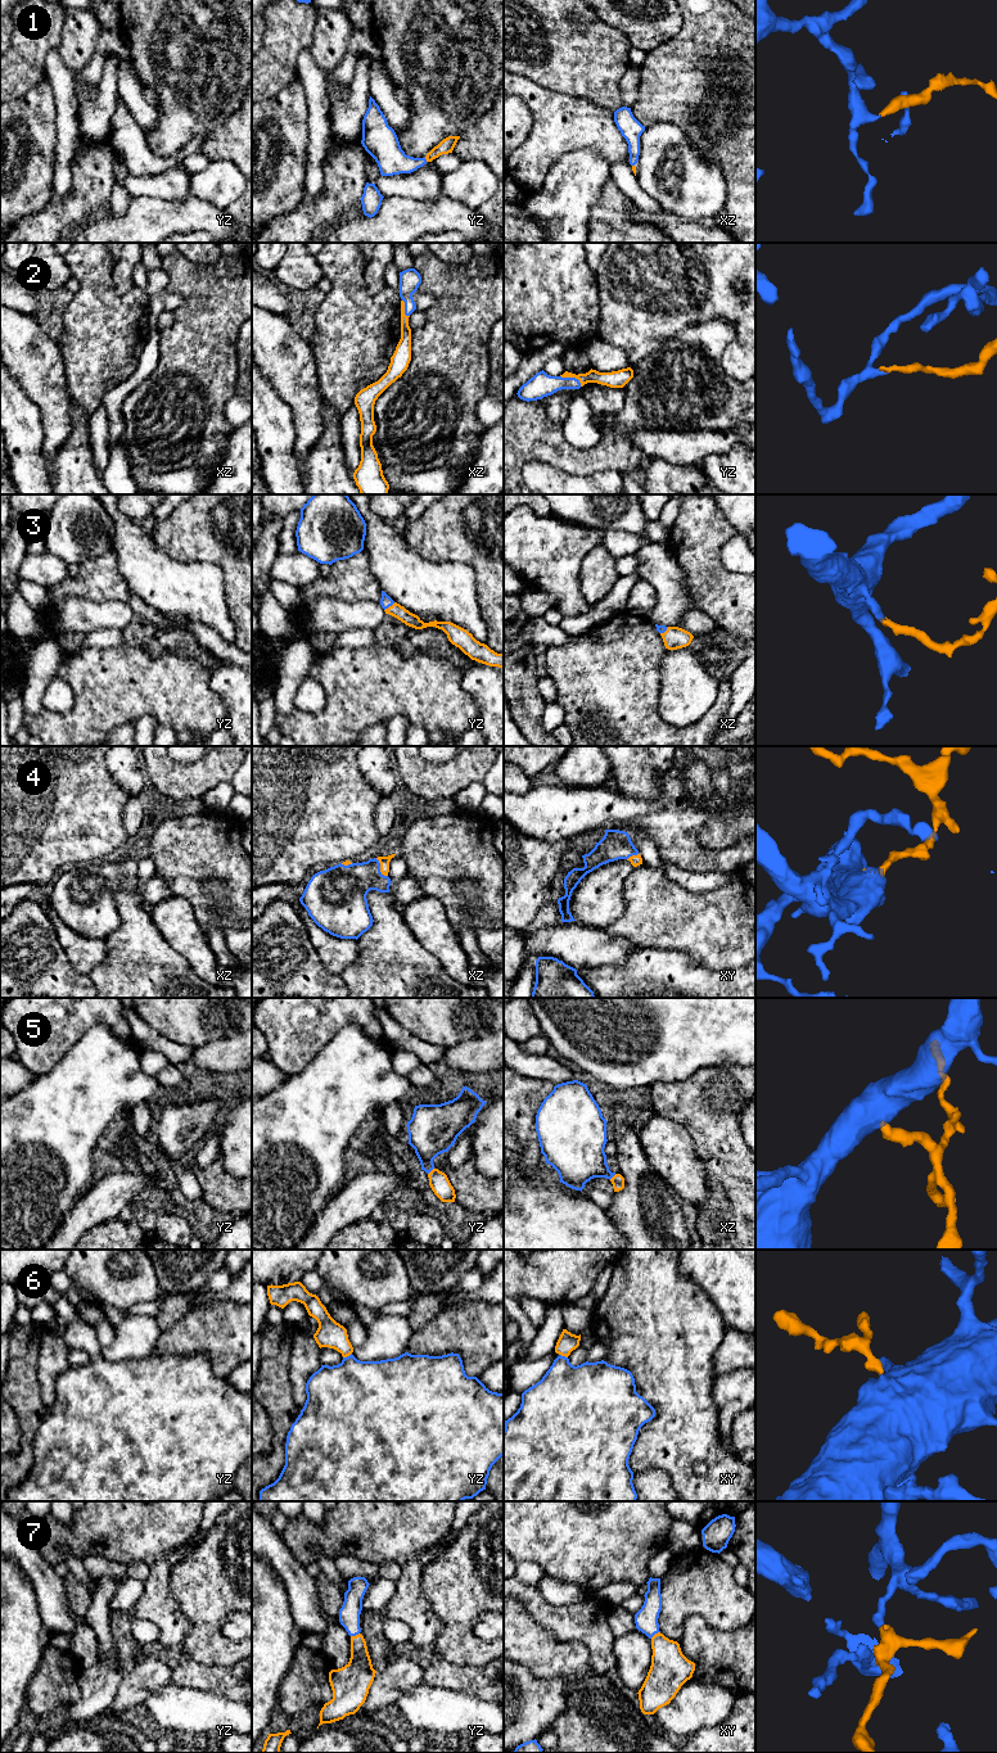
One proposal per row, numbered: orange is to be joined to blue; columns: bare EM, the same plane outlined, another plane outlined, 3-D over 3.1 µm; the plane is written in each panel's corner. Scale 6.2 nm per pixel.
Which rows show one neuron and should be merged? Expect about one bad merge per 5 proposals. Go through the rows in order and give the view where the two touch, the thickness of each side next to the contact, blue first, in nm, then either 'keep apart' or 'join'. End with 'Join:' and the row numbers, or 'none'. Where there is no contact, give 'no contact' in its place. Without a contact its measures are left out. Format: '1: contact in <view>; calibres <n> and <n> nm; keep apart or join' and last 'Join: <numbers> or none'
1: contact in yz; calibres 180 and 90 nm; join
2: contact in yz; calibres 150 and 100 nm; join
3: contact in yz; calibres 80 and 90 nm; join
4: contact in xz; calibres 280 and 60 nm; join
5: contact in yz; calibres 300 and 120 nm; join
6: contact in yz; calibres 440 and 170 nm; join
7: contact in xy; calibres 140 and 240 nm; join
Join: 1, 2, 3, 4, 5, 6, 7

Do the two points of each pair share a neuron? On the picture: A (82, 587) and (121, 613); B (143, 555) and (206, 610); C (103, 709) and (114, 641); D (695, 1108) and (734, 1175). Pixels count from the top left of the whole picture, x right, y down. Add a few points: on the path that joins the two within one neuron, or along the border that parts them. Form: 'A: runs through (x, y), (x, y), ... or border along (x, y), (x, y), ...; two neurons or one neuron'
A: border along (73, 595), (93, 601), (123, 600), (127, 604); two neurons
B: runs through (158, 570), (176, 588), (185, 590), (190, 595); one neuron
C: border along (123, 644), (104, 649), (82, 647); two neurons
D: runs through (712, 1125), (726, 1159); one neuron

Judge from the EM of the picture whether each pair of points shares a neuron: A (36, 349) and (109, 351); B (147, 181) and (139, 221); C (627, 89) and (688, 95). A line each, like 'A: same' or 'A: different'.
A: different
B: different
C: different

